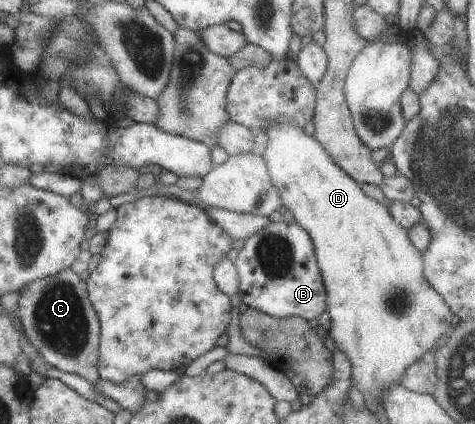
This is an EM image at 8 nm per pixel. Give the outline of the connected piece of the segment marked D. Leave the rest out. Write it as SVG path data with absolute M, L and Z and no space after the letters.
M278 121L272 123L269 127L266 126L265 129L261 129L258 133L265 133L269 137L261 156L268 166L268 172L273 184L275 184L279 191L282 204L292 212L292 215L295 217L295 222L301 228L304 228L311 237L315 258L319 265L326 290L326 311L331 320L328 335L333 338L333 342L335 342L335 346L338 348L337 350L344 352L351 361L354 393L362 403L365 400L362 396L367 396L367 398L373 398L373 400L377 400L381 404L382 393L392 386L401 385L401 377L405 370L414 362L417 362L425 353L434 350L436 348L435 340L437 338L441 338L444 334L449 333L452 328L451 320L453 320L451 309L446 305L441 295L427 282L424 275L424 260L422 254L409 240L408 230L399 226L393 220L393 217L389 214L388 206L366 195L361 190L361 187L359 187L360 184L333 162L333 159L324 149L324 146L321 146L321 143L314 136L305 134L301 127L296 127L289 123L279 123Z

